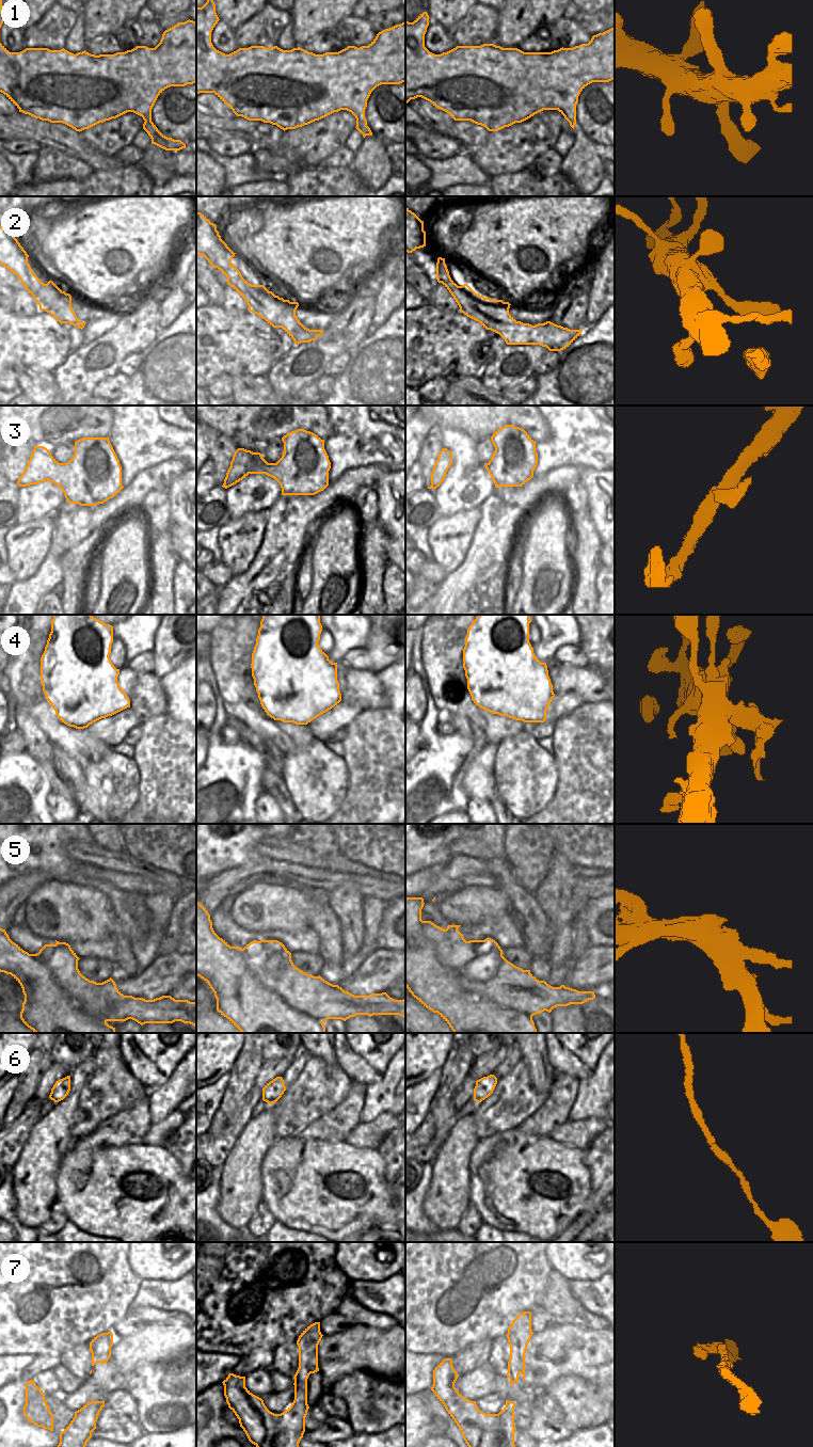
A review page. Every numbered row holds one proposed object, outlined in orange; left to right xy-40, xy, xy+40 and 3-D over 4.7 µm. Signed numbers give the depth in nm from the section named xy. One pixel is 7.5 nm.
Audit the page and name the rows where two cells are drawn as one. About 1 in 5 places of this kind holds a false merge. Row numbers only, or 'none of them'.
1, 5

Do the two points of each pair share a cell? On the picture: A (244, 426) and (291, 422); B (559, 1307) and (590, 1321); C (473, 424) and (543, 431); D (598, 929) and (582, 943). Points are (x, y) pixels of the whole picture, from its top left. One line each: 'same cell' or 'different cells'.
A: same cell
B: same cell
C: same cell
D: different cells

